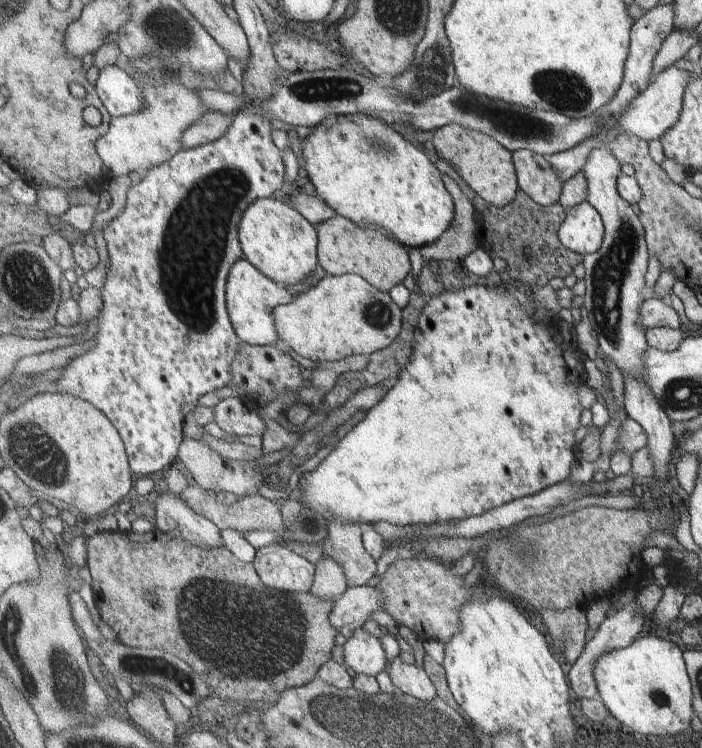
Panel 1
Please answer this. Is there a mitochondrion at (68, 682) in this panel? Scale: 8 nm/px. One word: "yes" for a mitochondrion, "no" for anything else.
yes

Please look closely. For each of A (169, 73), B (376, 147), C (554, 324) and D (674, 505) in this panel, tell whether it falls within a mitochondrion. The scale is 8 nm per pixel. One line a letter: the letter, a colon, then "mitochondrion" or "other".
A: mitochondrion
B: mitochondrion
C: other
D: other

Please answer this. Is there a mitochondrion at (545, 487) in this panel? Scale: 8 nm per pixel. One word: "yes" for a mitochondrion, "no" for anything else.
no

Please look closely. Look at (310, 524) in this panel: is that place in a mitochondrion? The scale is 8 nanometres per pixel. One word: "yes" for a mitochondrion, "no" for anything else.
no

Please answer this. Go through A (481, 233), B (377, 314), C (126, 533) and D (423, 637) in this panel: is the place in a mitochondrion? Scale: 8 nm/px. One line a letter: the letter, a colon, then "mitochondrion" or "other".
A: other
B: mitochondrion
C: other
D: other

